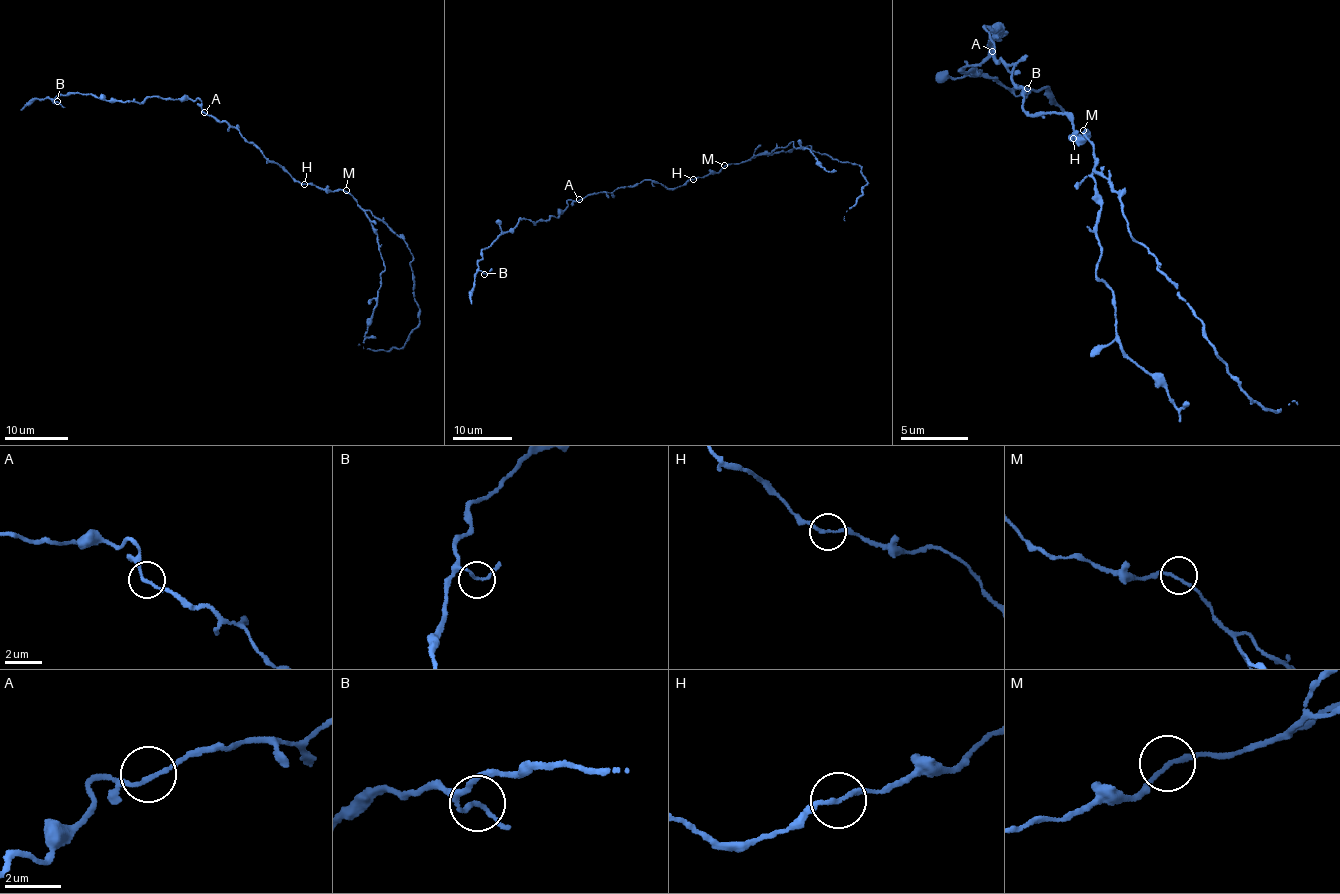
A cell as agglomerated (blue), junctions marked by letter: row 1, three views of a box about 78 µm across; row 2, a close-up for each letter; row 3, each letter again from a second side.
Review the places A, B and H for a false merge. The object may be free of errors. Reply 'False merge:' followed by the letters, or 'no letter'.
False merge: no letter

